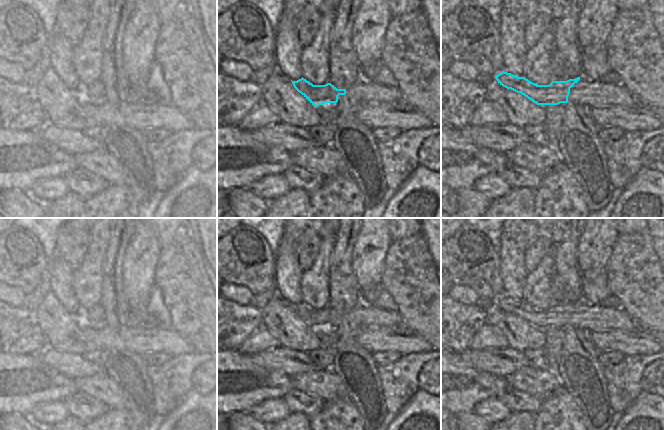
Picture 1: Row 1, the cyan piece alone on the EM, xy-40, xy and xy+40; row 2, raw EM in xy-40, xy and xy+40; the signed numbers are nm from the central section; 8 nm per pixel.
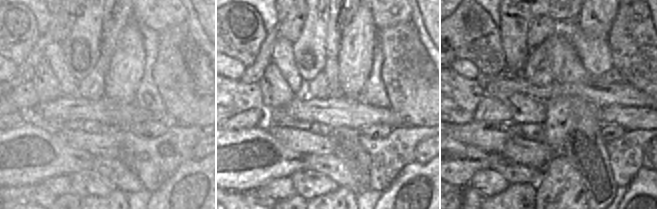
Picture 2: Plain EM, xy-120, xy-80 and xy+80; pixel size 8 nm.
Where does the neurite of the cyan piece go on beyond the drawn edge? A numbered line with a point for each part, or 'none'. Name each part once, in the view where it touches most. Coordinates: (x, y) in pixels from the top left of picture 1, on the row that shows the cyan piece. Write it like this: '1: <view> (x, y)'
1: xy+40 (585, 92)

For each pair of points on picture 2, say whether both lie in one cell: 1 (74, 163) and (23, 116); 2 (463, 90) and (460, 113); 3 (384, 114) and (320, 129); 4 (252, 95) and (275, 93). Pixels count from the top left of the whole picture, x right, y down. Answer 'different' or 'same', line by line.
1: different
2: same
3: different
4: different

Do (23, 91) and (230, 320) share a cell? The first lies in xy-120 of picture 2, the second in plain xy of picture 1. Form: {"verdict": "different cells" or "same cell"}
{"verdict": "same cell"}

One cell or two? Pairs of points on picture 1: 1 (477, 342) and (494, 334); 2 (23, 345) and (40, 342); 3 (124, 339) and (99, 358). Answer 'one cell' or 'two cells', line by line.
1: one cell
2: one cell
3: two cells

